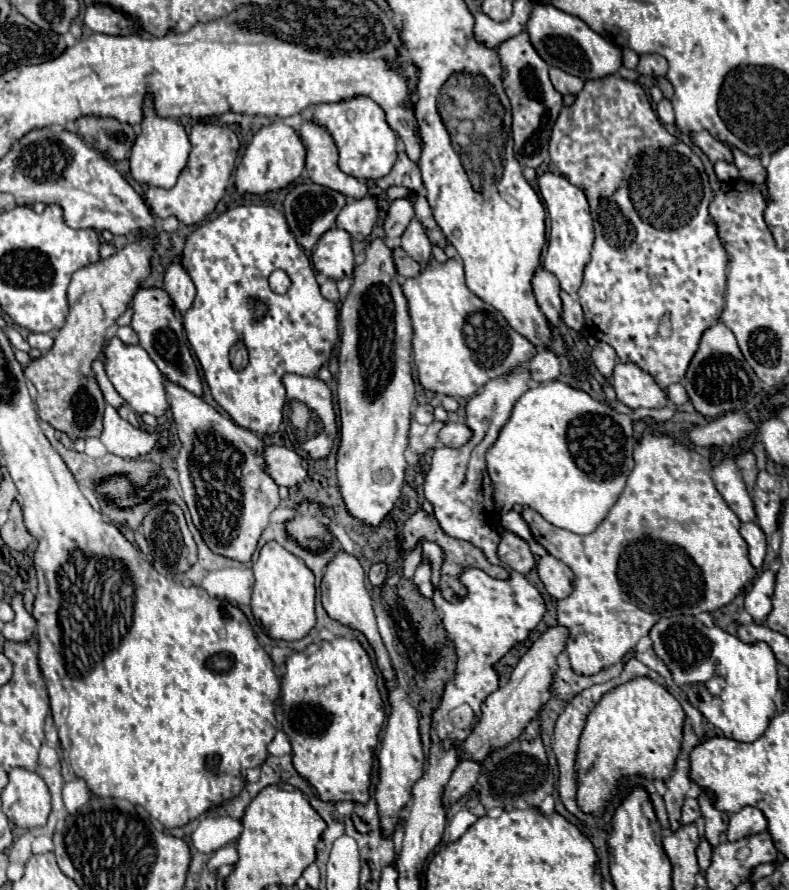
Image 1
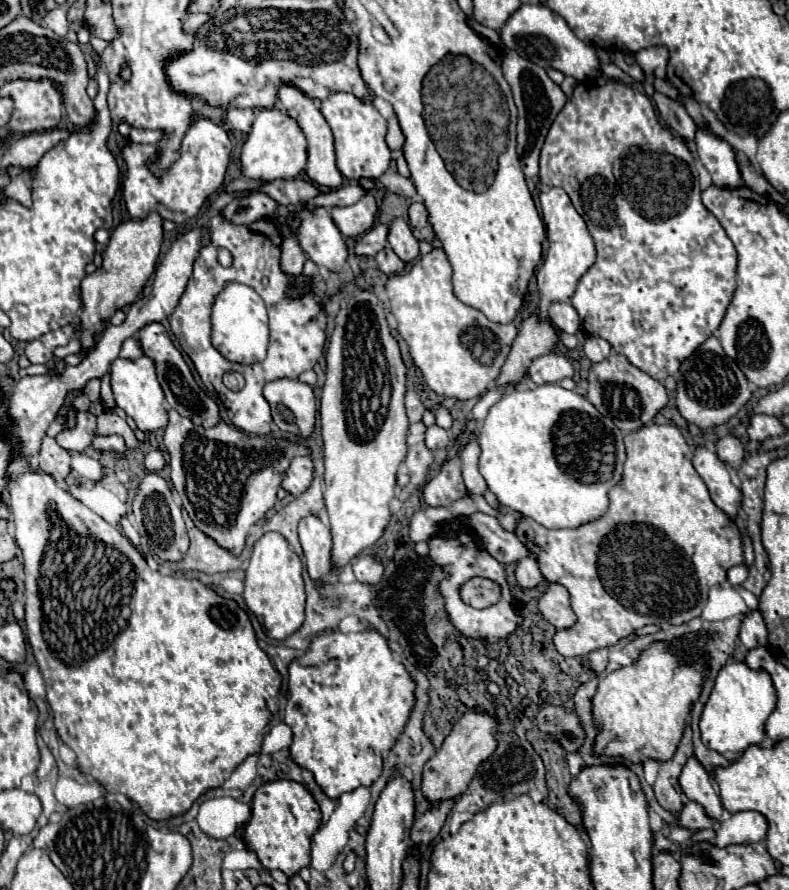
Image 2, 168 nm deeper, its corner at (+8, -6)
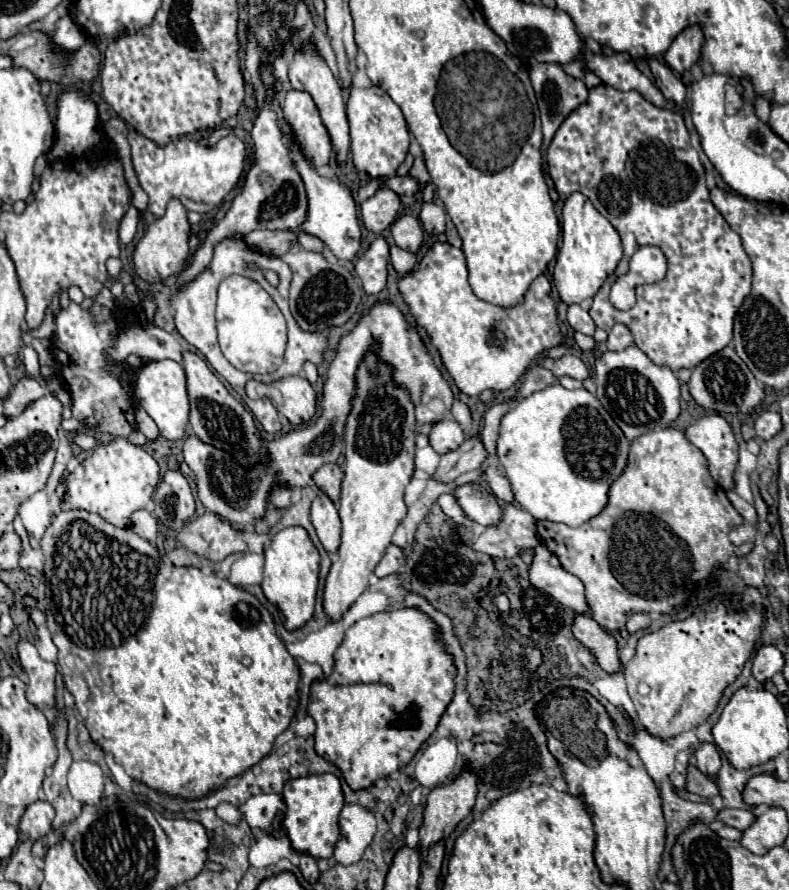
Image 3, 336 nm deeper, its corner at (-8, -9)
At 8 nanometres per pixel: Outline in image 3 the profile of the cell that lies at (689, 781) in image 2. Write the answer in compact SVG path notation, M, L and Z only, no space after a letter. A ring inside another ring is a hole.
M698 743L696 751L694 751L694 759L696 759L696 767L710 777L716 777L720 771L720 753L716 749L714 743Z

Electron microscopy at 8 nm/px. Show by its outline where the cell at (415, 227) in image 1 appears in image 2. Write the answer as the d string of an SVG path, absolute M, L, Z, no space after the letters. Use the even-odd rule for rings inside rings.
M404 218L392 220L390 234L388 234L388 244L396 252L396 256L406 264L412 262L420 254L418 240L414 238L414 234L412 234L412 230L410 230L410 226Z

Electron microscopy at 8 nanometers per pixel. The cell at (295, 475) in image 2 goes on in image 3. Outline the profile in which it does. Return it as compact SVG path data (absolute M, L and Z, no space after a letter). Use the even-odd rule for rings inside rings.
M328 463L322 469L318 469L314 475L316 487L320 491L324 491L334 503L338 503L338 499L340 499L342 479L344 479L344 473L342 473L342 467L338 463Z

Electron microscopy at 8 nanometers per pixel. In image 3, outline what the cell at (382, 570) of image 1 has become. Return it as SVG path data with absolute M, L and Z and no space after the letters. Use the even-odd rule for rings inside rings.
M390 545L386 549L386 555L382 557L382 561L378 563L378 567L376 567L374 573L376 573L376 577L388 577L392 573L398 573L402 565L404 565L404 553L402 553L402 549L398 545Z

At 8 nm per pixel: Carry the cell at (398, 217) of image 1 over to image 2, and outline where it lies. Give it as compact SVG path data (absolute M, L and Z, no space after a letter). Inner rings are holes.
M378 224L370 232L358 238L356 242L356 254L374 256L378 250L386 248L388 244L388 224Z

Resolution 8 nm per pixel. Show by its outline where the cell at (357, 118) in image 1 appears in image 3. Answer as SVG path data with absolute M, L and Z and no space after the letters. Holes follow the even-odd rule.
M376 85L368 89L352 87L348 97L348 121L352 139L352 159L356 169L368 173L372 179L394 177L396 169L406 159L410 147L410 133L400 107L388 97L388 93L384 93Z

